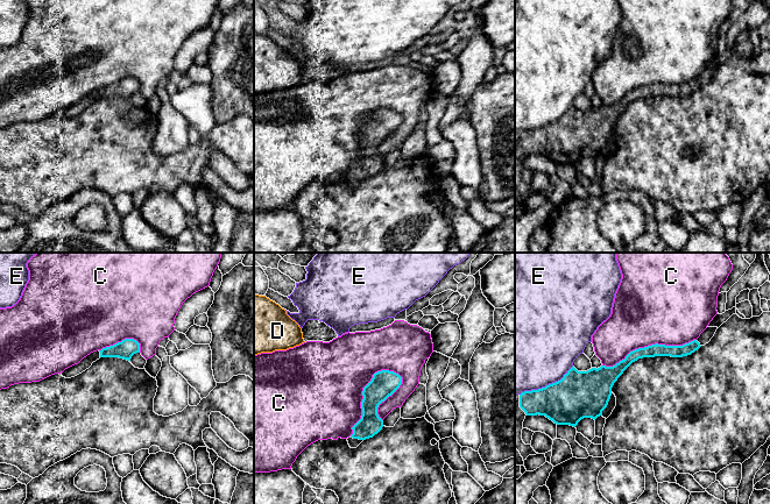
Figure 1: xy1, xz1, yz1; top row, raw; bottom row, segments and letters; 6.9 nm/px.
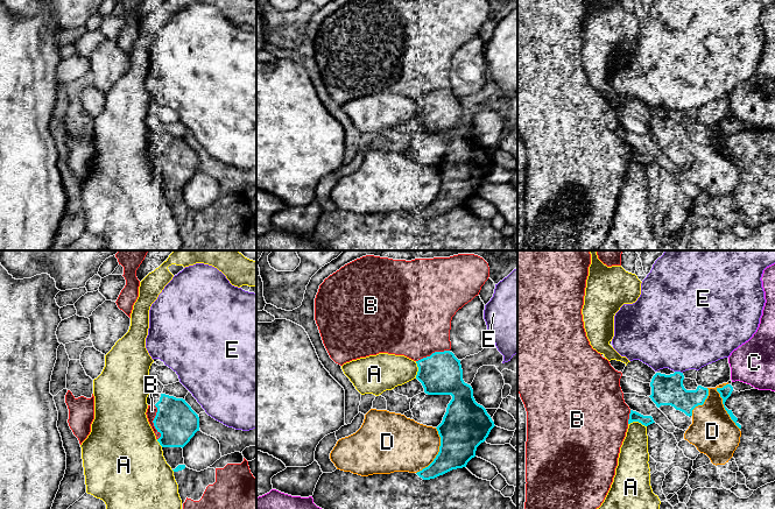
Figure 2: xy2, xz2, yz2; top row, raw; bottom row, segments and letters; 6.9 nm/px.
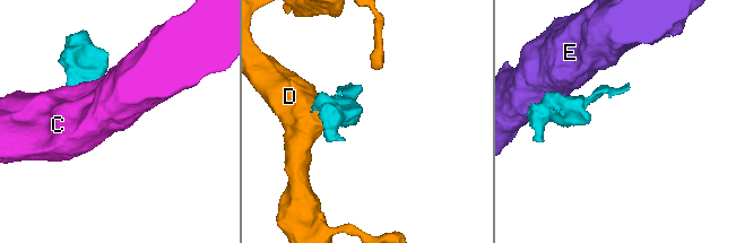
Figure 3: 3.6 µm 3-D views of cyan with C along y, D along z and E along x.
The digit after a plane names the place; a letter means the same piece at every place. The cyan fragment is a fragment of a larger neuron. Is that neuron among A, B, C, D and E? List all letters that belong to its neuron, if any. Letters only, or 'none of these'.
B

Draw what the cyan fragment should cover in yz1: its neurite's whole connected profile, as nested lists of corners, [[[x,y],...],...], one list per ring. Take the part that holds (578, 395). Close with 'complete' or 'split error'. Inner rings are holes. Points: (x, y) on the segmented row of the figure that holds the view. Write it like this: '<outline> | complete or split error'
[[[693,340],[683,346],[651,345],[630,352],[613,367],[601,365],[587,371],[572,367],[564,377],[545,388],[524,391],[520,395],[520,407],[527,416],[545,416],[557,425],[575,427],[584,418],[602,416],[612,396],[612,388],[623,371],[643,357],[683,357],[700,348]]] | complete

